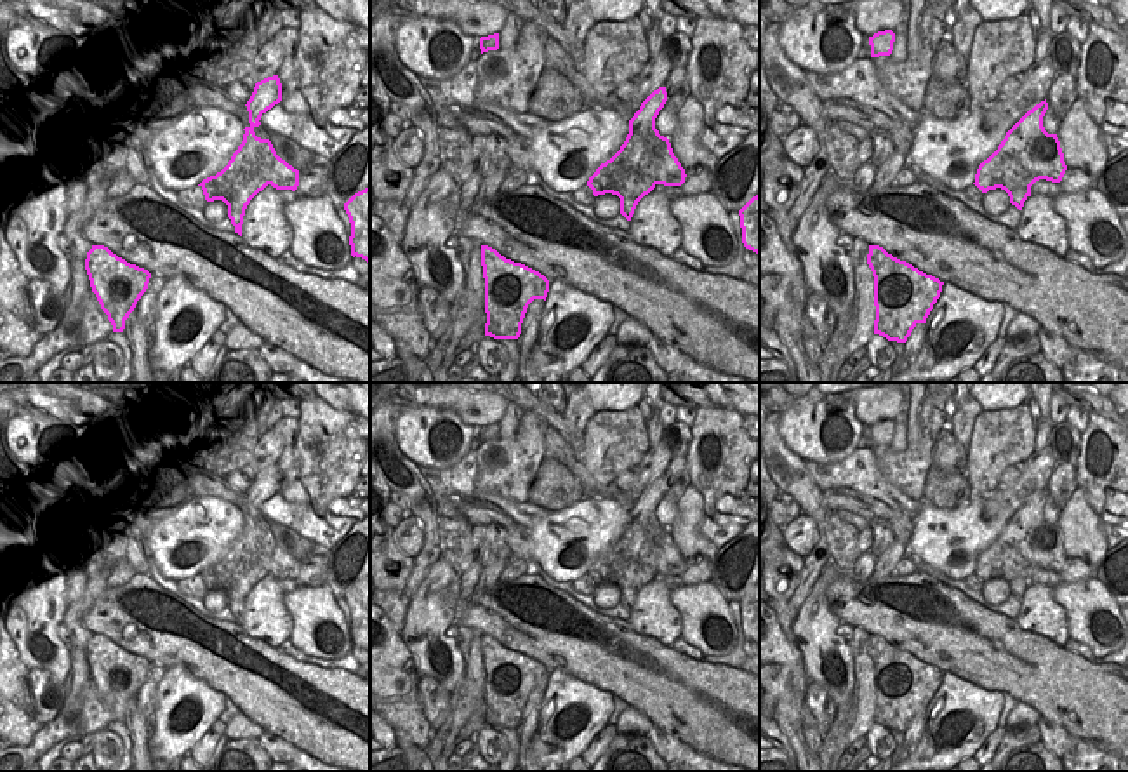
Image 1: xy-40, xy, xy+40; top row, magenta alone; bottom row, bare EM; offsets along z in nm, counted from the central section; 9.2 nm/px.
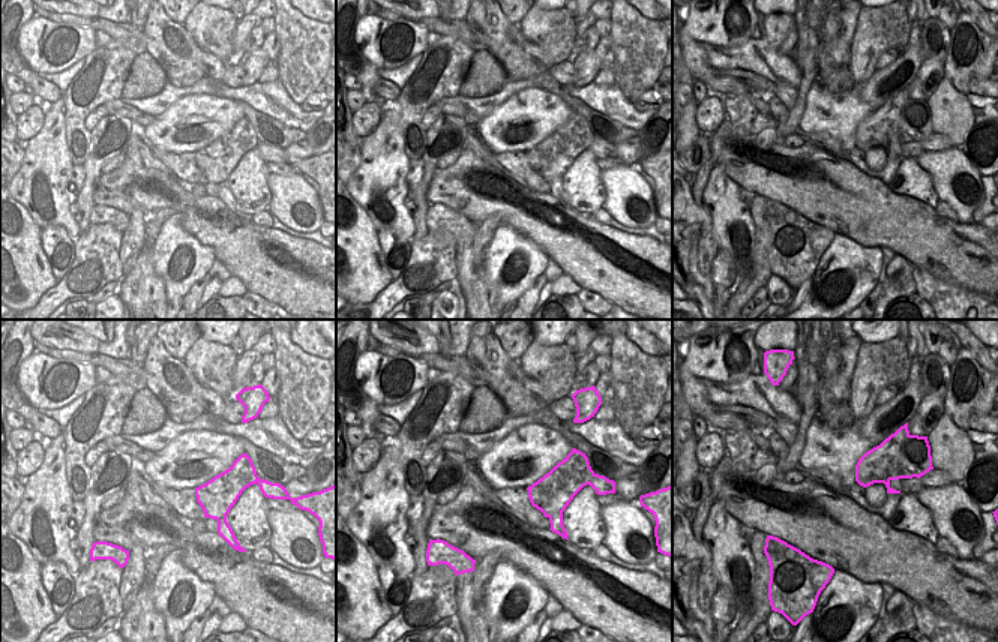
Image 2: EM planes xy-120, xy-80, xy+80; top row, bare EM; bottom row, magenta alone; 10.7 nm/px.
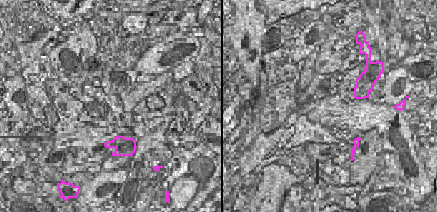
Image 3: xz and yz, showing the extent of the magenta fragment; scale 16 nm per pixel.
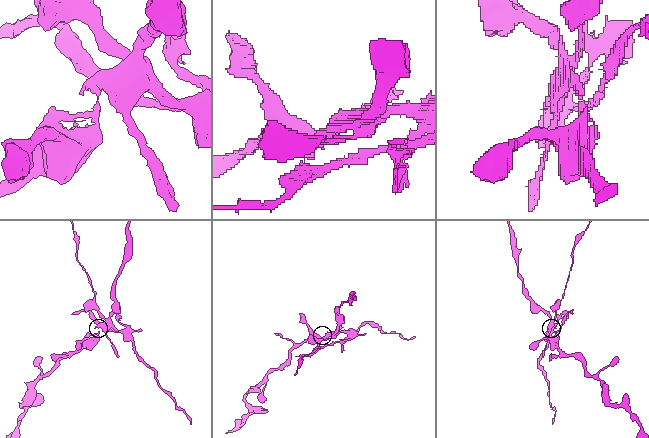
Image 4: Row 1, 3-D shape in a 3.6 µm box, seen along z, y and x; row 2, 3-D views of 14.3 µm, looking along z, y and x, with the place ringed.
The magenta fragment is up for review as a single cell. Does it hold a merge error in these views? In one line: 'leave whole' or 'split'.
split

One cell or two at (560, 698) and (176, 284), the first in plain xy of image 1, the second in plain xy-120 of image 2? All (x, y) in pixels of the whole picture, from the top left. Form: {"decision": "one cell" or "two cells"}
{"decision": "one cell"}

